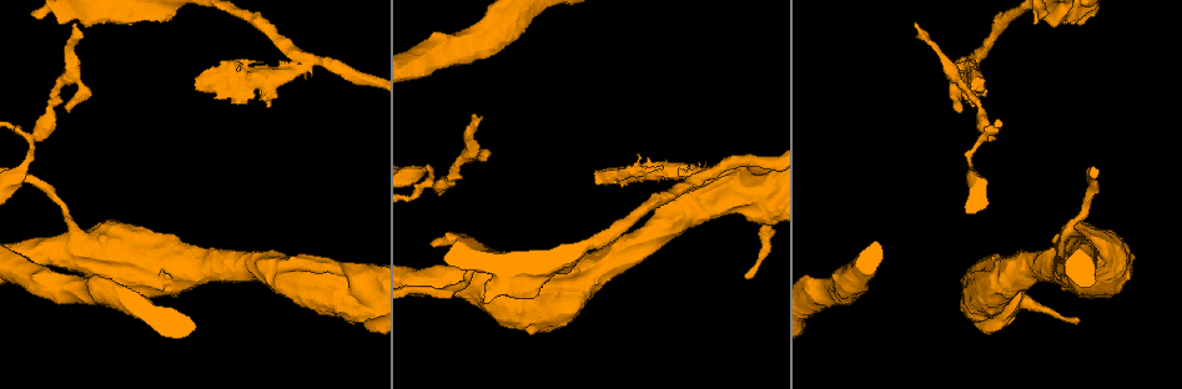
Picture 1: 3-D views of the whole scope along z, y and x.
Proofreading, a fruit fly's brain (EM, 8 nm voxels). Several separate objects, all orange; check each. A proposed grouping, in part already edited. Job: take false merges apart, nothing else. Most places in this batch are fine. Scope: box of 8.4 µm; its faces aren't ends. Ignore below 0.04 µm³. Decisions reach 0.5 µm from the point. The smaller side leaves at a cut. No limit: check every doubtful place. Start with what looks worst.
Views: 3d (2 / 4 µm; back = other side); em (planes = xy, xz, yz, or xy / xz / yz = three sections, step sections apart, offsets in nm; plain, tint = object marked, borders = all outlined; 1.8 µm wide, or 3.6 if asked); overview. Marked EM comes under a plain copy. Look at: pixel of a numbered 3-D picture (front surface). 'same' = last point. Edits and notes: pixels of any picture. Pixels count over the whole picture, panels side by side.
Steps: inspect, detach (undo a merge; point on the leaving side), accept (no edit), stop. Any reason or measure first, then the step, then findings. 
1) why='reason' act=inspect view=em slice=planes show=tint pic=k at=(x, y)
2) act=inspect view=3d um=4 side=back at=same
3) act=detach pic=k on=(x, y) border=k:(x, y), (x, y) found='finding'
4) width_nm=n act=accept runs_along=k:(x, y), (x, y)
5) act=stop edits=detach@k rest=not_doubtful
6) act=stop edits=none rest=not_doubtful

act=inspect view=3d um=4 pic=1 at=(300, 57)

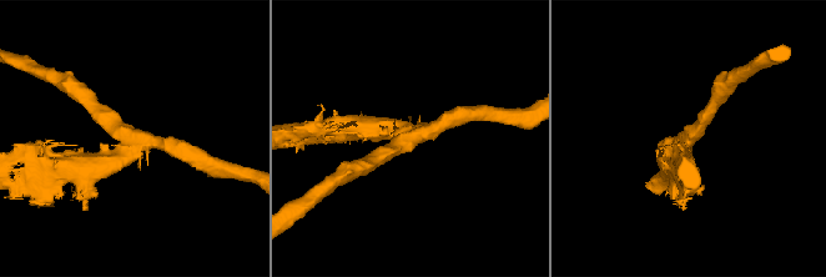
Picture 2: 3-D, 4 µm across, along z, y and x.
arms=3 arm_widths_nm=220,260,360 act=inspect view=em slice=xz step=4 show=tint pic=2 at=(411, 136)

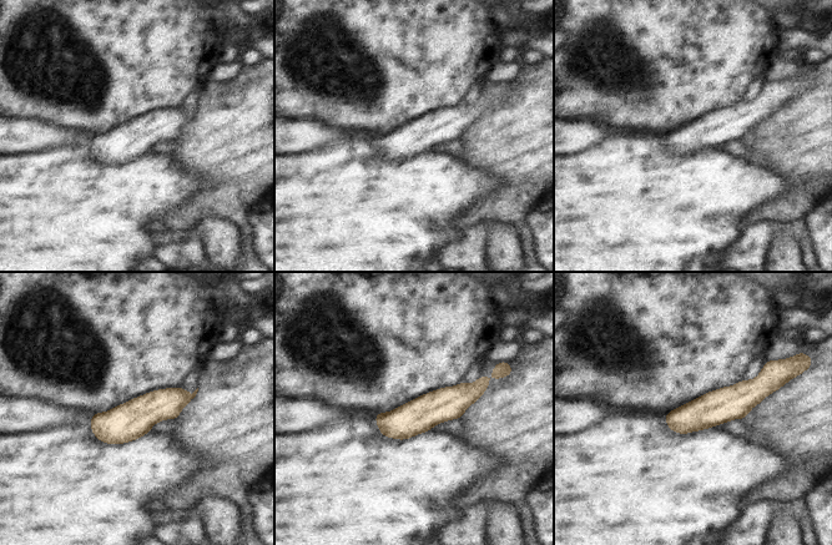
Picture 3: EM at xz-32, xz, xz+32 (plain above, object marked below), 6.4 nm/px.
why='cut it another way' act=inspect view=em slice=planes show=tint at=same

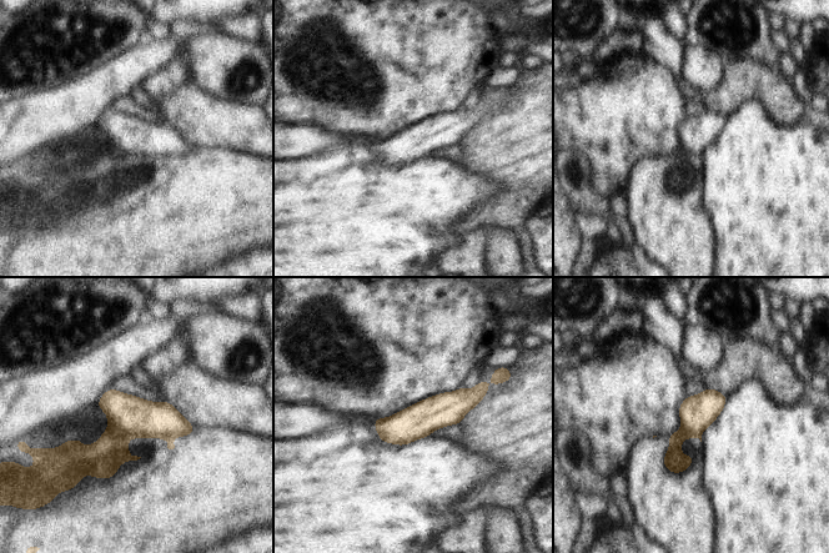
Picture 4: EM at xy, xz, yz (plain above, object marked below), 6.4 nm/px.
act=detach pic=4 on=(111, 451) border=4:(109, 426), (136, 435), (176, 436) found='two neurons meet here'

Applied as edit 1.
why='see it whole again' act=inspect view=overview

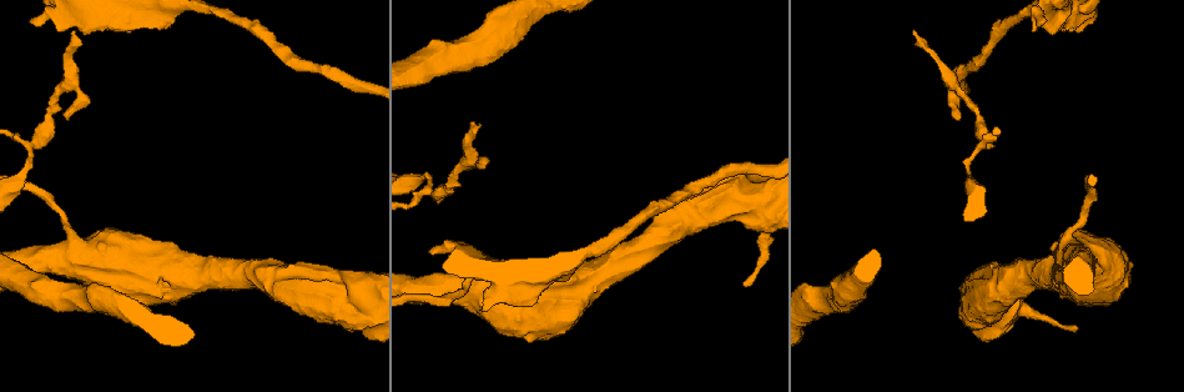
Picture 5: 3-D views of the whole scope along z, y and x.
why='abrupt turn' act=inspect view=3d um=4 pic=5 at=(70, 259)

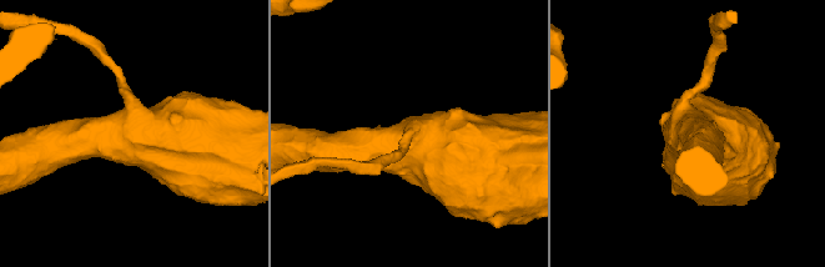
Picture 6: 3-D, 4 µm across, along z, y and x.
why='shape alone is not enough' act=inspect view=em um=3.6 slice=planes show=tint pic=6 at=(133, 136)

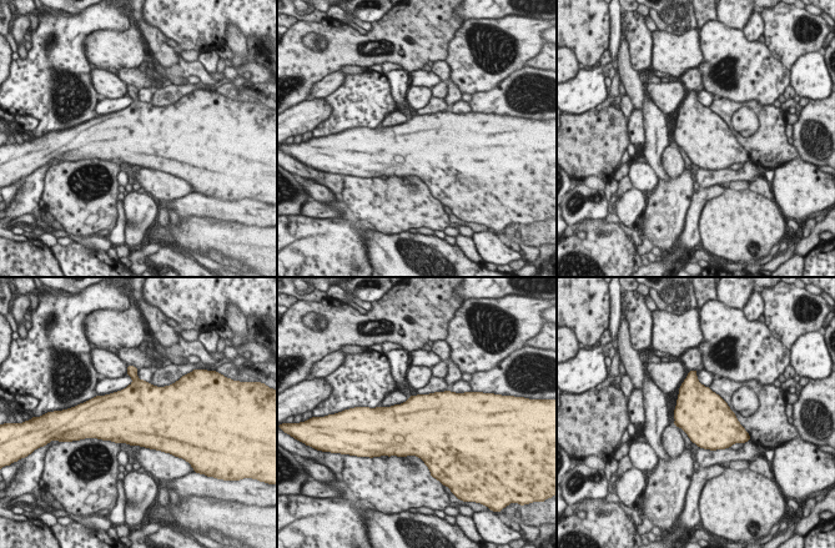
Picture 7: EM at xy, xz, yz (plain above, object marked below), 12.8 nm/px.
act=accept found='one neuron here'

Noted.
why='branch point' act=inspect view=em slice=yz step=8 show=tint pic=5 at=(426, 192)

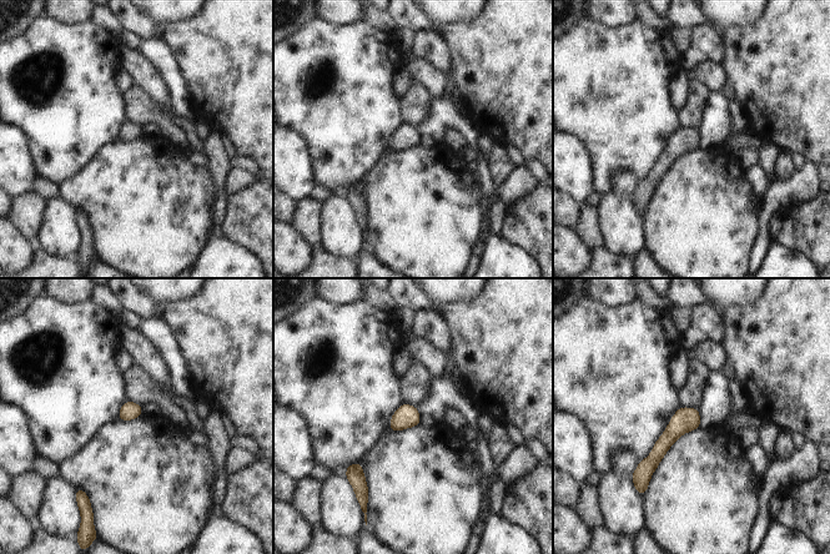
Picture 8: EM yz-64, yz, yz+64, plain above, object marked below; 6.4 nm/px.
act=inspect view=em slice=planes show=borders at=same

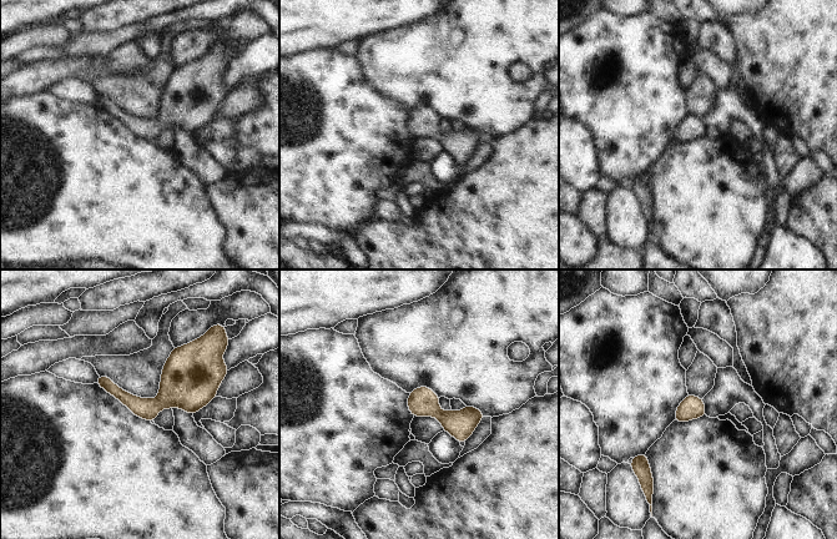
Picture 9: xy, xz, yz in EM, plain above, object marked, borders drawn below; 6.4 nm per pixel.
act=accept found='one neuron here'

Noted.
act=stop edits=detach@4 rest=not_doubtful

